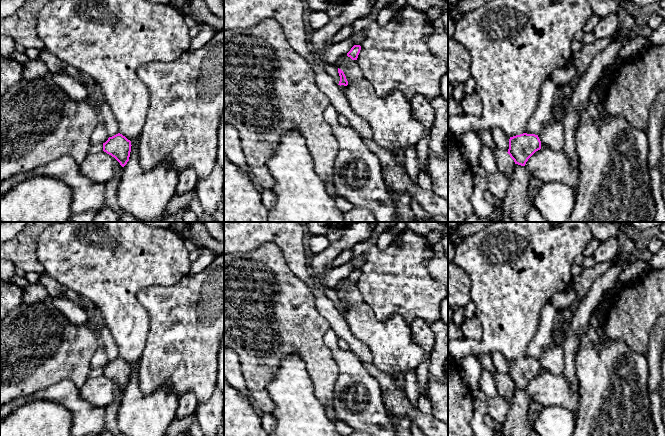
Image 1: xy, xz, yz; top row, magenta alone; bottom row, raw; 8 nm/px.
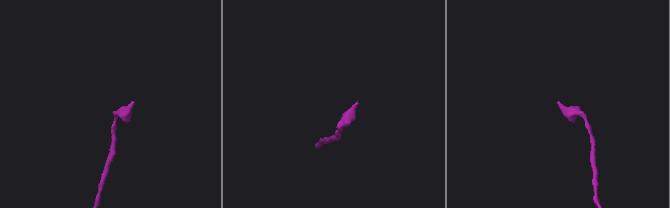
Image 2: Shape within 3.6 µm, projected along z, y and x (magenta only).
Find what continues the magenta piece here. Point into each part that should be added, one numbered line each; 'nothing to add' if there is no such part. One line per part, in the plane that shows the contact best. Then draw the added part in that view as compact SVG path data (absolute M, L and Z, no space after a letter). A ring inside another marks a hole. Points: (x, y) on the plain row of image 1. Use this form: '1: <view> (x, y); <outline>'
nothing to add

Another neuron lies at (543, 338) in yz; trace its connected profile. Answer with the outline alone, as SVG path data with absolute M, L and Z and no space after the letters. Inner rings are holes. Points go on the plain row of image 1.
M546 304L540 314L538 329L526 349L527 358L538 359L543 350L553 342L554 321L558 311Z

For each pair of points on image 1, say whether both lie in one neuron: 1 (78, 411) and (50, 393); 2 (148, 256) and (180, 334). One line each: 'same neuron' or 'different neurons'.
1: same neuron
2: different neurons

